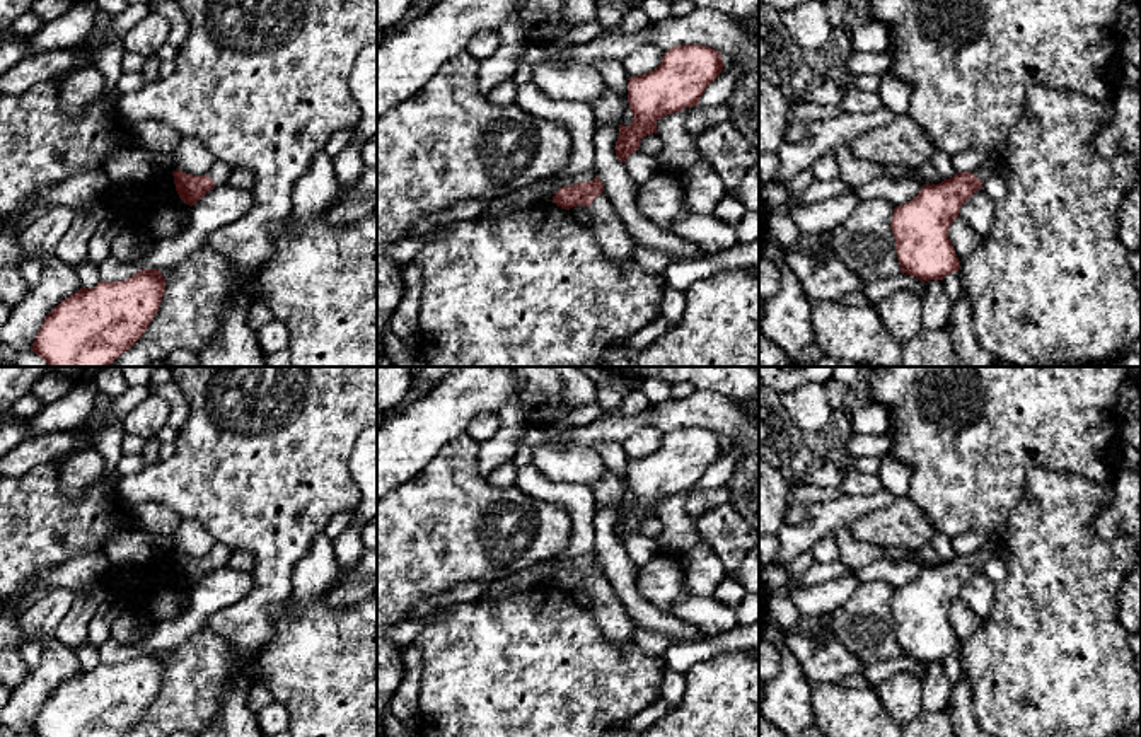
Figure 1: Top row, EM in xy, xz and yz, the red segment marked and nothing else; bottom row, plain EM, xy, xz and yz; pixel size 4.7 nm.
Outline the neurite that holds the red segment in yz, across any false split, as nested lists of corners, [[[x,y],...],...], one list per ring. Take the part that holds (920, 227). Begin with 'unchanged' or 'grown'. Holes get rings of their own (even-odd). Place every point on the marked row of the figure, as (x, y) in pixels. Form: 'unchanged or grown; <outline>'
grown; [[[1003,159],[994,167],[979,167],[972,172],[957,172],[940,184],[924,184],[916,198],[895,206],[892,234],[901,273],[918,280],[943,280],[959,271],[960,261],[948,239],[948,229],[959,217],[962,205],[991,176],[1006,176]]]

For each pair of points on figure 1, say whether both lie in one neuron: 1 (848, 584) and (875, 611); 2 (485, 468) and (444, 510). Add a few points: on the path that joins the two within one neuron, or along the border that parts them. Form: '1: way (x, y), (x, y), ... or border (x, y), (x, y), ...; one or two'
1: border (860, 584), (833, 611); two
2: border (480, 444), (478, 473), (483, 478); two

